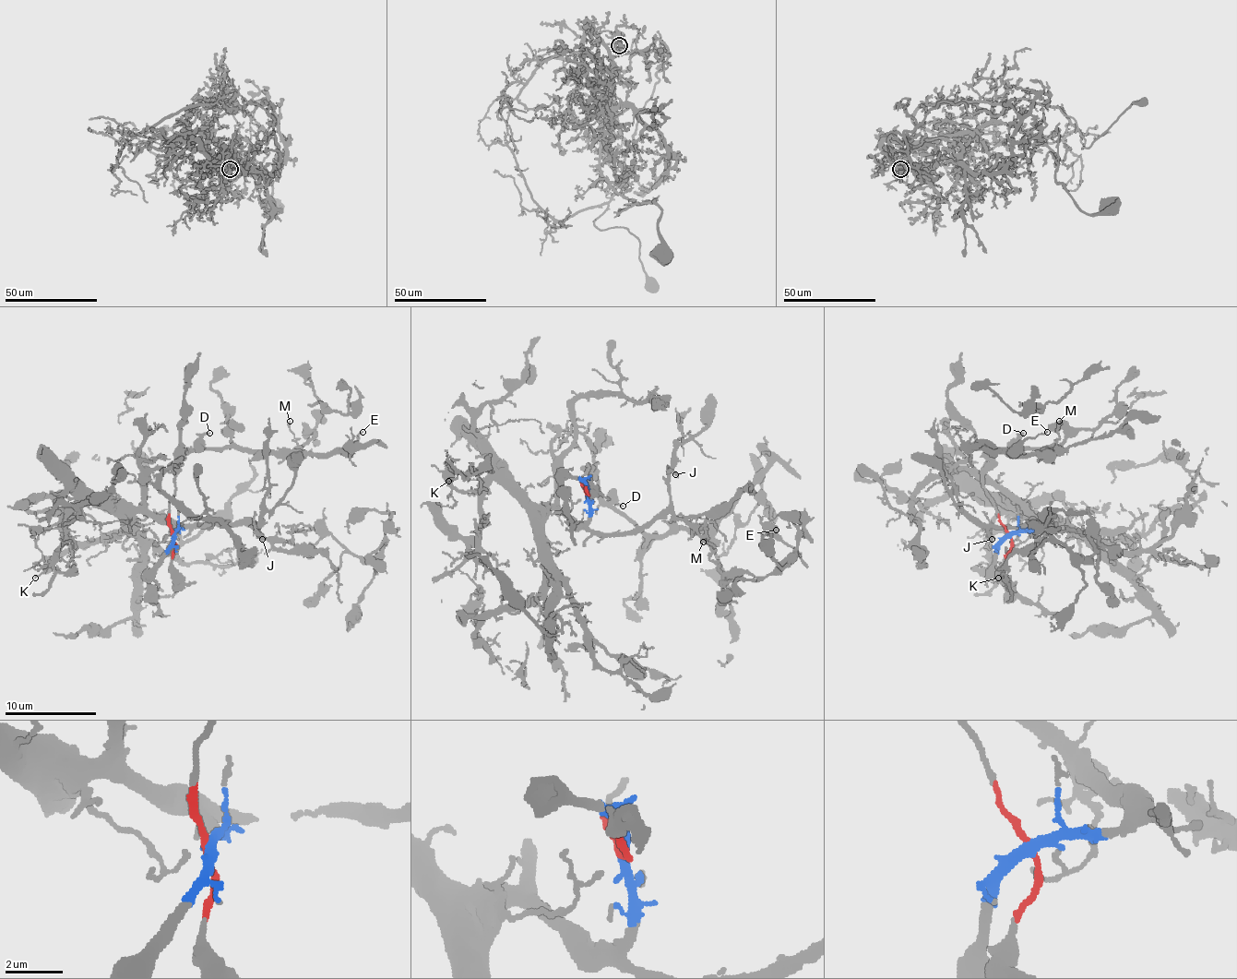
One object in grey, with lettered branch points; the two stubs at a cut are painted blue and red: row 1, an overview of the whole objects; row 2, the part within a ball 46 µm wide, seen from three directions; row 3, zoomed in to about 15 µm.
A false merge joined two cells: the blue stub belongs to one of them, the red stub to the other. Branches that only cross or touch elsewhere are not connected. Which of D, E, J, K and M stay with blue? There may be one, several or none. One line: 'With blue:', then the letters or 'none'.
With blue: J, K

